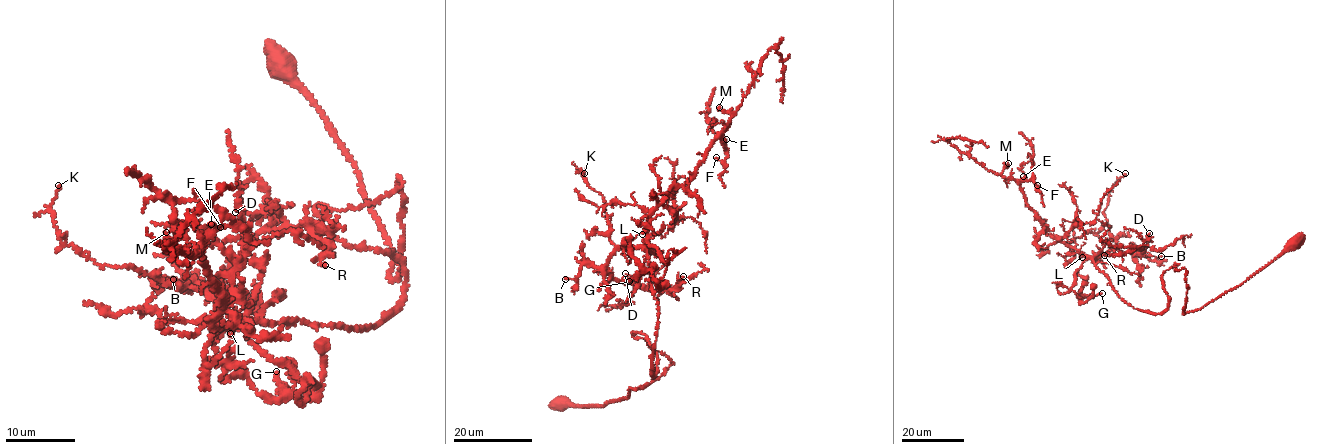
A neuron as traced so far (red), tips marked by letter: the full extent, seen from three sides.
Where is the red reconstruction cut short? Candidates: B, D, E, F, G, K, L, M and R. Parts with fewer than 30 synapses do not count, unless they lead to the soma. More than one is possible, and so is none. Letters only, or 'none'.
none

